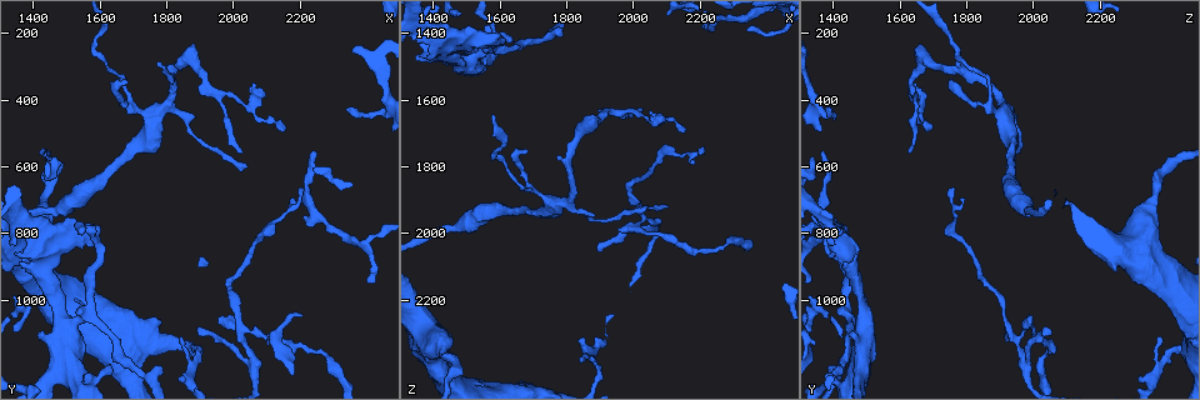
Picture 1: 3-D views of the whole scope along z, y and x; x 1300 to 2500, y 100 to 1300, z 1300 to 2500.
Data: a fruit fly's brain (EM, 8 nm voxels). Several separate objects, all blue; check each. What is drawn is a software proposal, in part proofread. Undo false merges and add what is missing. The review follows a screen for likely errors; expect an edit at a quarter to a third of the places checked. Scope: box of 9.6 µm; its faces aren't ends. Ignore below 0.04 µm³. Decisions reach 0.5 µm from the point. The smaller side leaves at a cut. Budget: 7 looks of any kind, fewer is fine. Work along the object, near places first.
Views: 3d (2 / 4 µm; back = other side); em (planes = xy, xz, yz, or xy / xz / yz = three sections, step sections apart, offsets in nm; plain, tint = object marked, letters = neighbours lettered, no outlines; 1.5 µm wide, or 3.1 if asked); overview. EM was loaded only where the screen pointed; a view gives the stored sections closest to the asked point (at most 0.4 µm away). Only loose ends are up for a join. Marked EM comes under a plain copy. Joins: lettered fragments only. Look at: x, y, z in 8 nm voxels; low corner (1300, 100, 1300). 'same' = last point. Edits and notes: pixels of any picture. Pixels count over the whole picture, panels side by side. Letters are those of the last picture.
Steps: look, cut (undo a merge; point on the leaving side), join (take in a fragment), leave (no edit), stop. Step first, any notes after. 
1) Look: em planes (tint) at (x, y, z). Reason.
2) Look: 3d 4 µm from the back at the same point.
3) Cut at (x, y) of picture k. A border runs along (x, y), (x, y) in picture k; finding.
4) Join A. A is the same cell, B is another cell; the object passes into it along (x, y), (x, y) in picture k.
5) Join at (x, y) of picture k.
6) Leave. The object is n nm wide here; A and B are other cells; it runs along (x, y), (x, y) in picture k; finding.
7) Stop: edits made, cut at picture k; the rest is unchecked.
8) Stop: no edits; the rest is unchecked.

Look: 3d 2 µm at (1960, 1060, 1990). An open end.

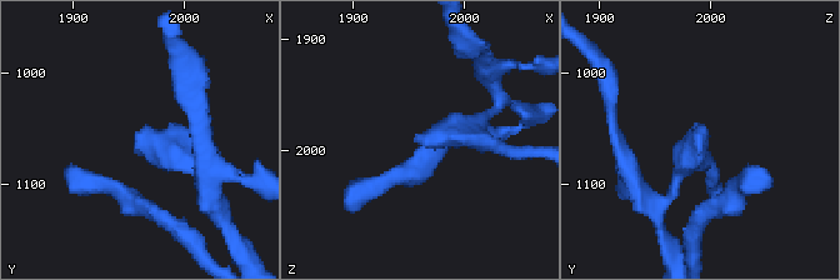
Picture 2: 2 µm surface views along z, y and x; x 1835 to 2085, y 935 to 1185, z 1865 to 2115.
Look: em xz step 4 (letters) at (1956, 1056, 1992). Now the EM.

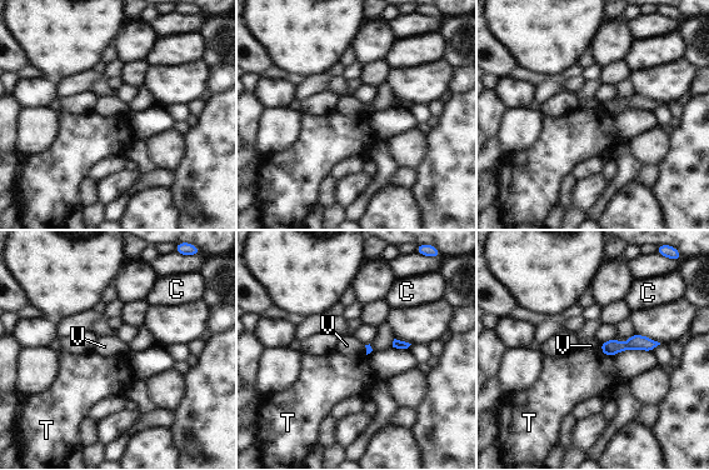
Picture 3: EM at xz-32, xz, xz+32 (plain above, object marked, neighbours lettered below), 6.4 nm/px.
Look: em planes (letters) at the same point. Another direction.

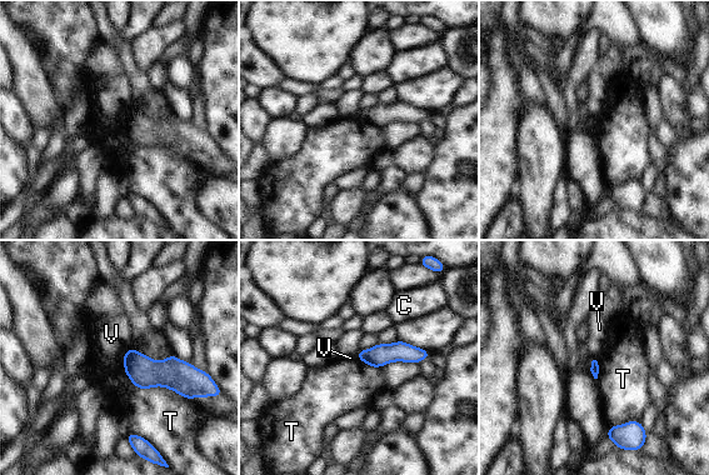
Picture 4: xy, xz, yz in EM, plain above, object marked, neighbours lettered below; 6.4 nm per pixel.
Leave. C, T and V are other cells; it runs along (425, 354), (360, 355) in picture 4; none of them fits.

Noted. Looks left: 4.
Look: em yz step 8 (tint) at (1900, 1160, 2410). Abrupt turn.

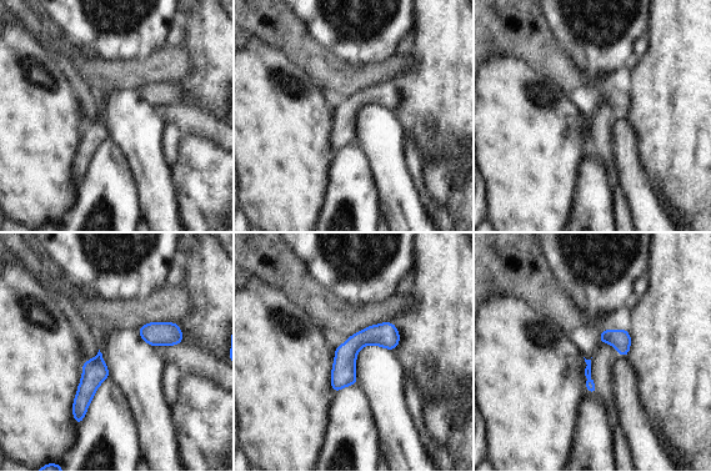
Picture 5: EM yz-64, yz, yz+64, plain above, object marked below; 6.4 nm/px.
Look: em xz step 8 (letters) at the same point.

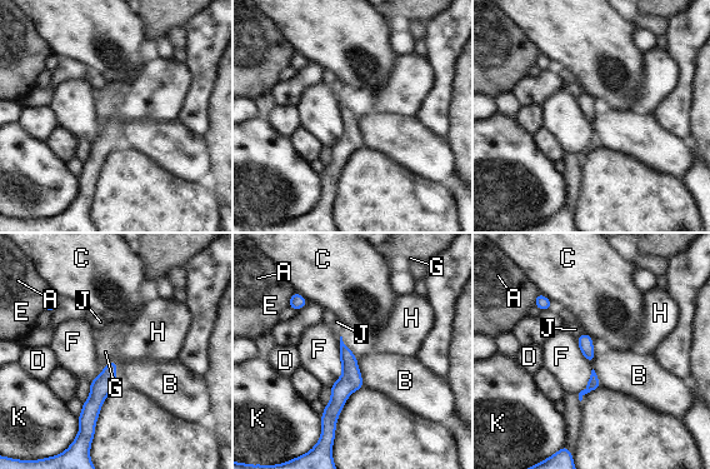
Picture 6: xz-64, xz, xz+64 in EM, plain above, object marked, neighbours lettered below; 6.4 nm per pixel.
Leave. A, B, C, D, E, F, G, H, J and K are other cells; one neuron here.

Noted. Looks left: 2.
Look: 3d 2 µm at (1820, 380, 1890).

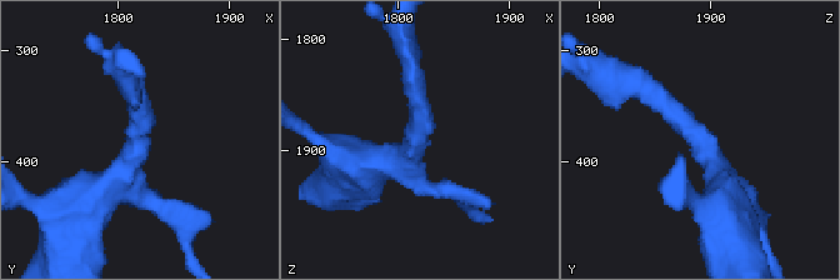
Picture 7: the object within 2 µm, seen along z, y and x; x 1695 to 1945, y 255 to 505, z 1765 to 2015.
Look: em planes (letters) at (1820, 384, 1892). Shape alone is not enough.

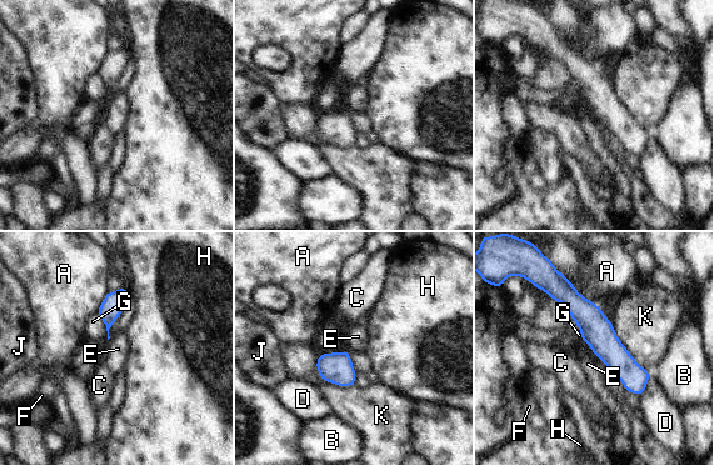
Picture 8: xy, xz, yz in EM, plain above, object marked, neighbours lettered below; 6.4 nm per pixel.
Leave. The object is 140 nm wide here; A, B, C, D, E, F, G, H, J and K are other cells; it runs along (543, 273), (590, 319), (638, 386) in picture 8; all the same neuron.

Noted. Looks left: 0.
Stop: no edits; the rest is unchecked.

